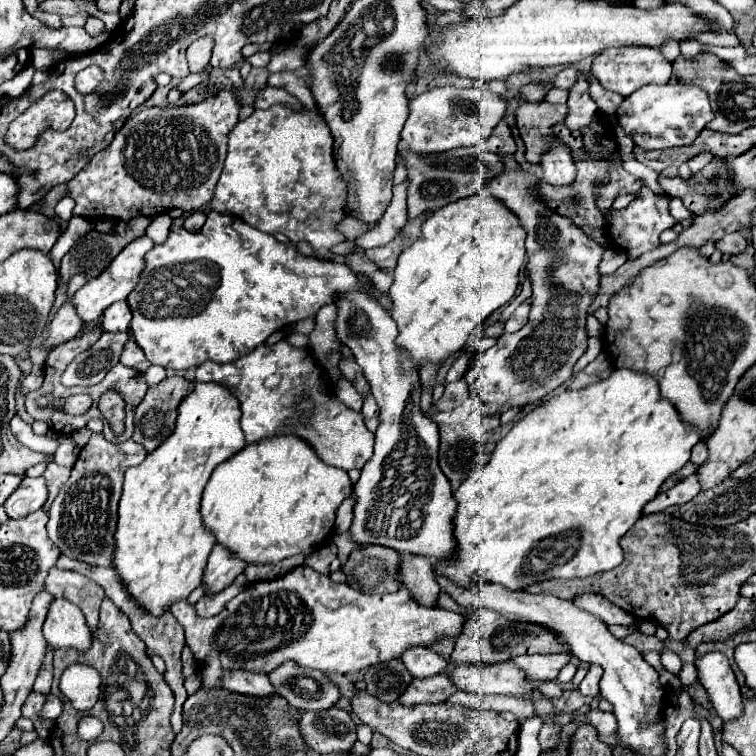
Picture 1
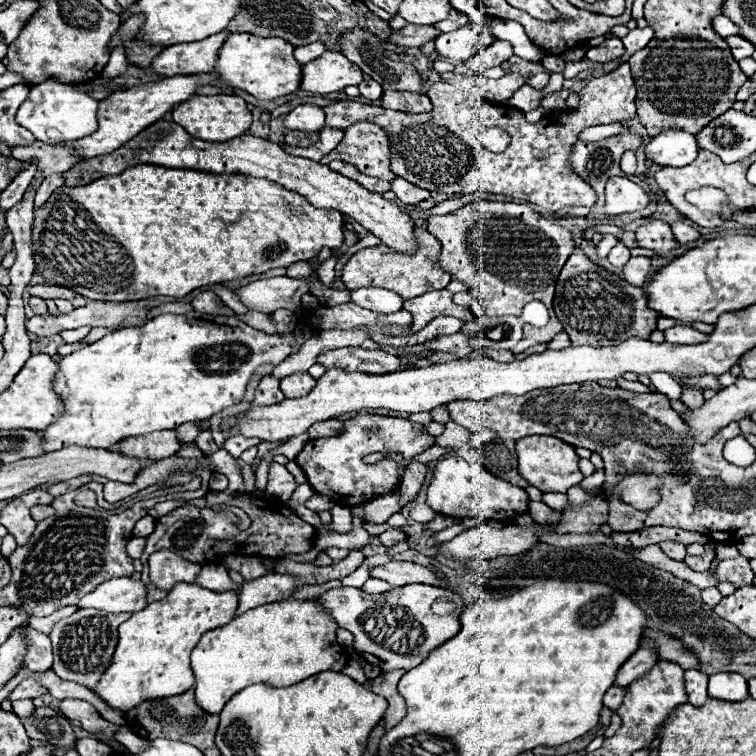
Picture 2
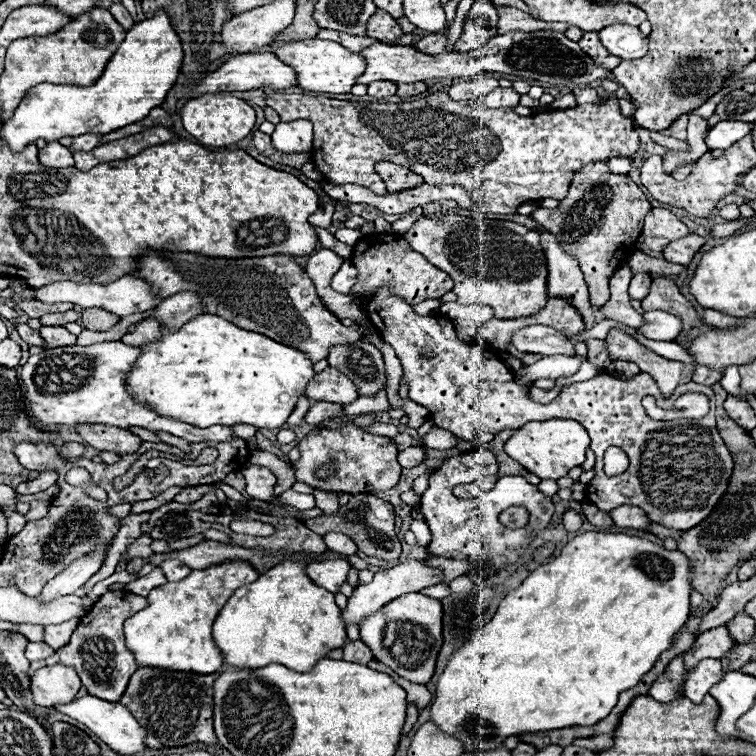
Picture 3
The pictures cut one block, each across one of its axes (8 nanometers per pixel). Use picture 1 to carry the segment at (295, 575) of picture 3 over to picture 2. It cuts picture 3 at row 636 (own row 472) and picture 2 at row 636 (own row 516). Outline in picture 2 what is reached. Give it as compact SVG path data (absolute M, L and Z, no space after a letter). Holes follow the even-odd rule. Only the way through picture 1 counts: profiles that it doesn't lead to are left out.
M282 600L252 608L234 618L230 624L206 632L200 638L198 646L192 650L192 670L196 676L194 690L198 706L202 706L206 712L218 714L234 694L250 684L268 684L272 688L278 688L306 680L322 670L340 672L348 664L348 654L344 646L336 642L336 628L338 626L334 624L334 620L322 610L316 600Z

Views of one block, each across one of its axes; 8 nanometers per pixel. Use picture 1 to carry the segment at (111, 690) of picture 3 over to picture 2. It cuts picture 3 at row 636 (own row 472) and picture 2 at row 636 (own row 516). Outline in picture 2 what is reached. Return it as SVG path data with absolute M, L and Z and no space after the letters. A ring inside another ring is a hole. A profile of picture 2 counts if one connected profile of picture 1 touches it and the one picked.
M82 608L82 610L76 610L72 616L56 622L50 632L50 640L54 648L54 666L52 666L54 674L62 680L78 682L92 688L94 682L100 680L102 672L106 670L106 666L114 656L118 626L126 622L130 616L132 616L130 612L110 614L94 608Z

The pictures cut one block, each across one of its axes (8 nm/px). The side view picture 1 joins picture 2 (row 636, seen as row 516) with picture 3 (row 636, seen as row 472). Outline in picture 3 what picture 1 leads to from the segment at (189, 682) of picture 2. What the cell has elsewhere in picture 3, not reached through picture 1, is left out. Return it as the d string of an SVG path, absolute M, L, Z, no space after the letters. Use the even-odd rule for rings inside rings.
M226 562L218 566L210 566L206 570L192 570L190 576L186 576L180 582L168 582L164 586L154 588L148 594L148 604L142 612L136 612L124 622L124 636L126 636L126 646L134 654L136 664L150 666L150 668L162 668L162 670L172 670L172 672L198 672L198 674L214 674L222 668L222 654L216 648L212 640L212 622L226 604L228 596L236 592L236 588L246 586L254 582L260 574L246 562Z

